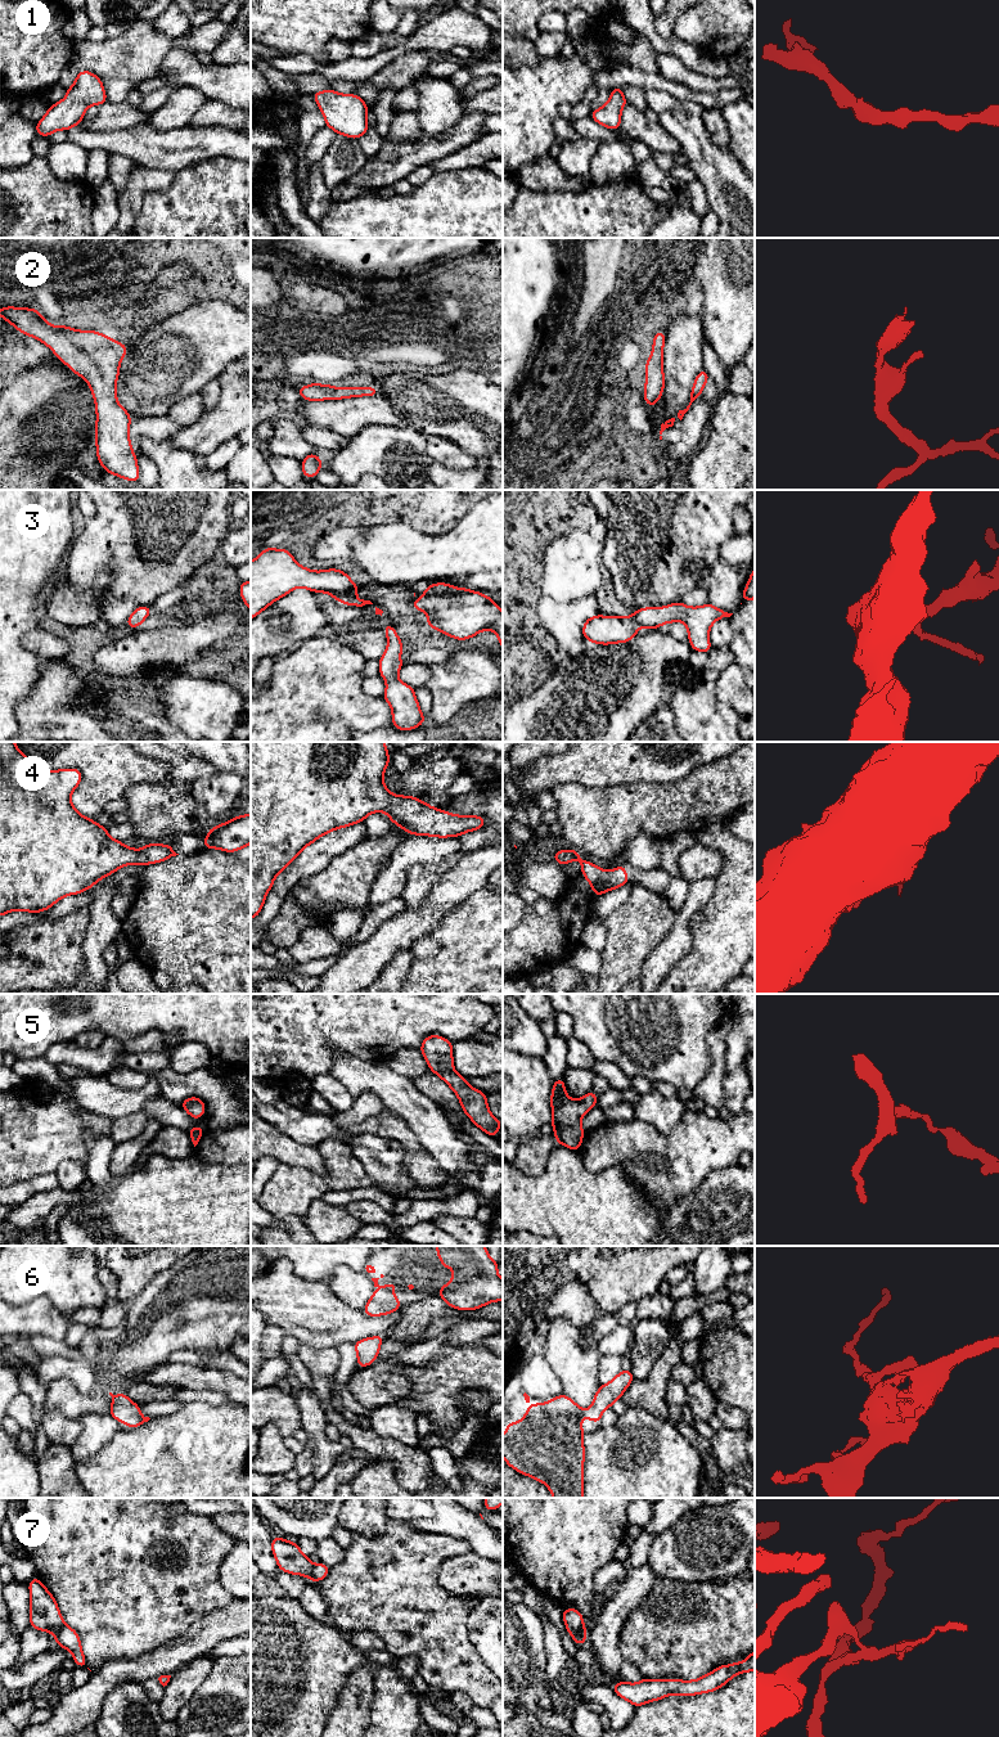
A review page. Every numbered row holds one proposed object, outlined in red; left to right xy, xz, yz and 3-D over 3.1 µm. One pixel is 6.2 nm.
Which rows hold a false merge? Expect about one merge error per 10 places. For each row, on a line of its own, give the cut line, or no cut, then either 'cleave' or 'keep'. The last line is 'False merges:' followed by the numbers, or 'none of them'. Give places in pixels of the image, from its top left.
1: no cut | keep
2: no cut | keep
3: no cut | keep
4: no cut | keep
5: no cut | keep
6: no cut | keep
7: xz (314, 1565), (310, 1579) | cleave
False merges: 7

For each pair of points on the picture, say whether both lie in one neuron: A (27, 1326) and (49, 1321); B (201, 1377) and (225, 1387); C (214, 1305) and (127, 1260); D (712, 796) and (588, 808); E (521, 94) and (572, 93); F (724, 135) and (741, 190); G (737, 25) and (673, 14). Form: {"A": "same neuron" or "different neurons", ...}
{"A": "same neuron", "B": "same neuron", "C": "different neurons", "D": "same neuron", "E": "same neuron", "F": "different neurons", "G": "different neurons"}

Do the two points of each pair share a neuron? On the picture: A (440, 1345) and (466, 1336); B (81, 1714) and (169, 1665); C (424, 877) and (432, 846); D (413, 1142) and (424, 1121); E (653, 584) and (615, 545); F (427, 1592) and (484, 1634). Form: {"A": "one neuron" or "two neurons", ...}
{"A": "one neuron", "B": "one neuron", "C": "two neurons", "D": "two neurons", "E": "one neuron", "F": "two neurons"}

